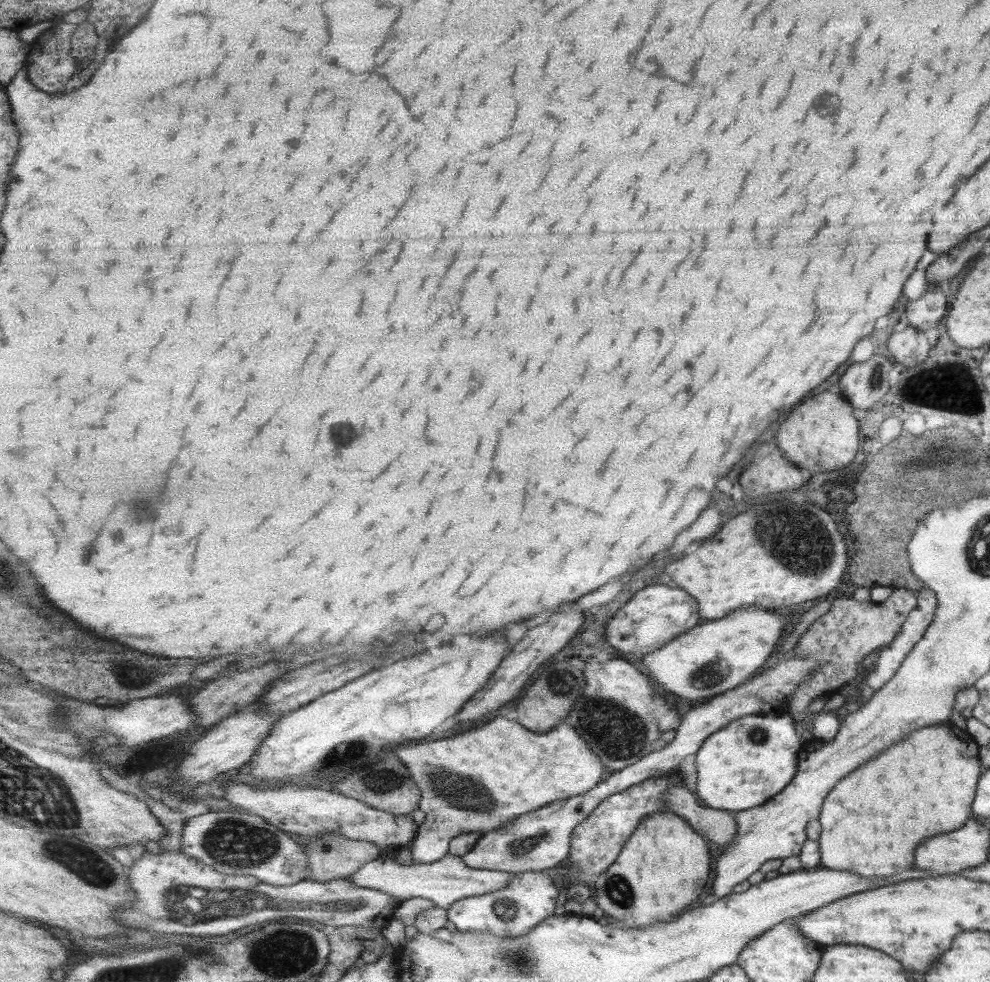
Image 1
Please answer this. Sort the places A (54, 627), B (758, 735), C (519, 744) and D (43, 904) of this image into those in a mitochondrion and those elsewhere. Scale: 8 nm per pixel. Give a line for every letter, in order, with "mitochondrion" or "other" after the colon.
A: other
B: mitochondrion
C: other
D: other

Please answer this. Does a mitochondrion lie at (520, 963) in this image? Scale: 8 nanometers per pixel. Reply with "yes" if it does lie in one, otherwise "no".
yes

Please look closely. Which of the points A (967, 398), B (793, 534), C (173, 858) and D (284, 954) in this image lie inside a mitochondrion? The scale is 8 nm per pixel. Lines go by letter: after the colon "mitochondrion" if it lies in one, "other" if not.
A: mitochondrion
B: mitochondrion
C: other
D: mitochondrion

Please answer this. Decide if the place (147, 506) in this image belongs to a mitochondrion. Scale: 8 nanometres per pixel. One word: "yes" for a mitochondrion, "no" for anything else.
yes

